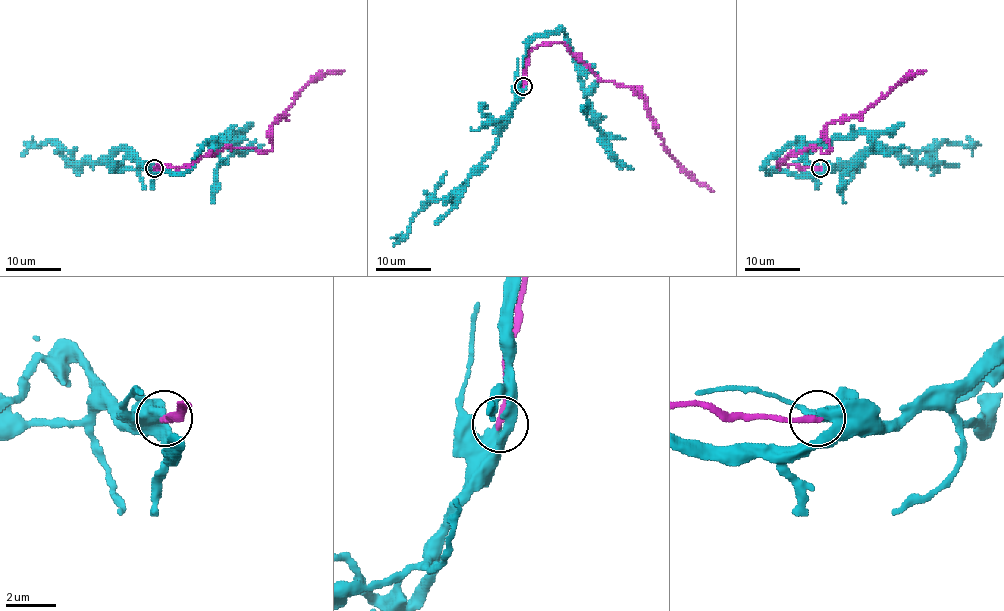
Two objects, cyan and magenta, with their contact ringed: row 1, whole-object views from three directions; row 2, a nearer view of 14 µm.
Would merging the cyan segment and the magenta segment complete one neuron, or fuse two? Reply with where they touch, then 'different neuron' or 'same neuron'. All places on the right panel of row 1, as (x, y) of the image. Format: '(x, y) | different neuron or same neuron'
(820, 168) | different neuron

